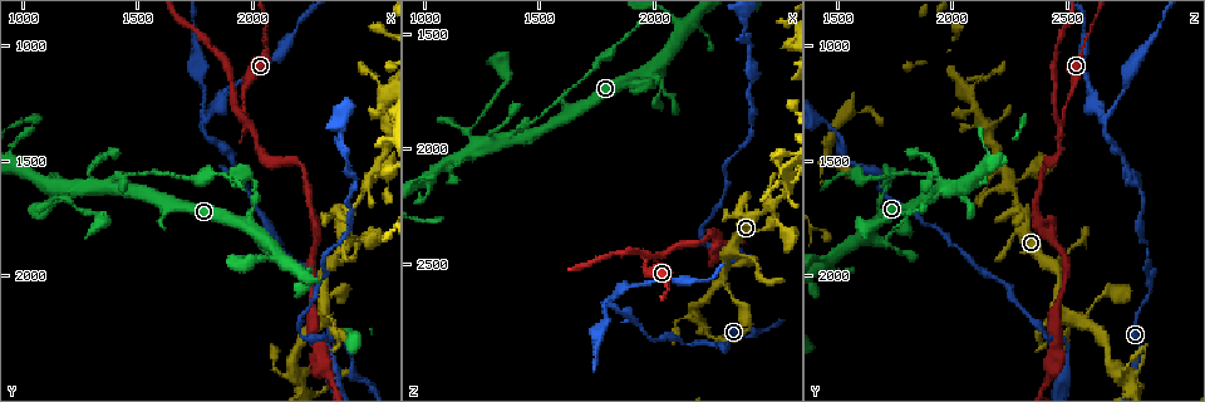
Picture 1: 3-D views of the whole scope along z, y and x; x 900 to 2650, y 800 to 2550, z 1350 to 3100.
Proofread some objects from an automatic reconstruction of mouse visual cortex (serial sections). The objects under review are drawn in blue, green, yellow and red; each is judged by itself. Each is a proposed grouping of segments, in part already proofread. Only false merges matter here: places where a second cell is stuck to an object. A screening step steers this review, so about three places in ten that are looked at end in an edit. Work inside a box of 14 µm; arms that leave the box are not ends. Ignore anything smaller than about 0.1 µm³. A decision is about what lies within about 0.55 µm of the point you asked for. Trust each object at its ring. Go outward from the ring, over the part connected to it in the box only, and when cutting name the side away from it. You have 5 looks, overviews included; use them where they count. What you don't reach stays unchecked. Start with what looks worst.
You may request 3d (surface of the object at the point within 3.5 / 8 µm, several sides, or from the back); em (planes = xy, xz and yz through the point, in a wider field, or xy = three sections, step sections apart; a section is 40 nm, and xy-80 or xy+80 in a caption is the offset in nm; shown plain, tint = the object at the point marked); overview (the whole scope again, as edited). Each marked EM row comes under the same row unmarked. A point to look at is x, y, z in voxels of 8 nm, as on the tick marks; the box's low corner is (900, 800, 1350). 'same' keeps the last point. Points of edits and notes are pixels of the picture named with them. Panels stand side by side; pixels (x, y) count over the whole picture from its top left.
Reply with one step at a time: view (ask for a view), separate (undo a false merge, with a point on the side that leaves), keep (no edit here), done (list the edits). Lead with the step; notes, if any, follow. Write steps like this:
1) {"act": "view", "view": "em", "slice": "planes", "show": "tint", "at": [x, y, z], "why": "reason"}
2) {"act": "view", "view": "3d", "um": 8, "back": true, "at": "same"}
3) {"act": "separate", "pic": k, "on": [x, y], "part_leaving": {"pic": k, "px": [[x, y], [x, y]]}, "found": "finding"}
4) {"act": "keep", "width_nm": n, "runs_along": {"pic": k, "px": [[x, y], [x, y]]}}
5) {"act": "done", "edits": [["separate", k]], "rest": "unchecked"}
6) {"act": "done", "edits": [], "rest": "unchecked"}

{"act": "view", "view": "3d", "um": 3.5, "at": [1980, 1330, 2460], "why": "a fork"}

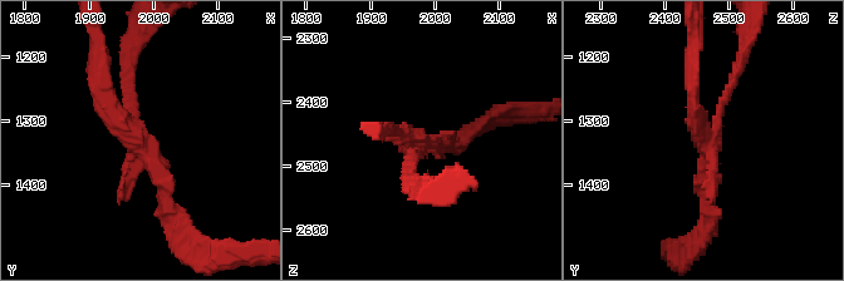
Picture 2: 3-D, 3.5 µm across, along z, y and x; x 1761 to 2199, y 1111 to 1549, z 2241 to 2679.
{"act": "separate", "pic": 2, "on": [109, 99], "part_leaving": {"pic": 2, "px": [[135, 137], [157, 168], [189, 249]]}, "found": "a second cell is stuck on"}

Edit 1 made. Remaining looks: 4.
{"act": "view", "view": "3d", "um": 8, "at": [1450, 1620, 1930], "why": "thin arm on a thick one"}

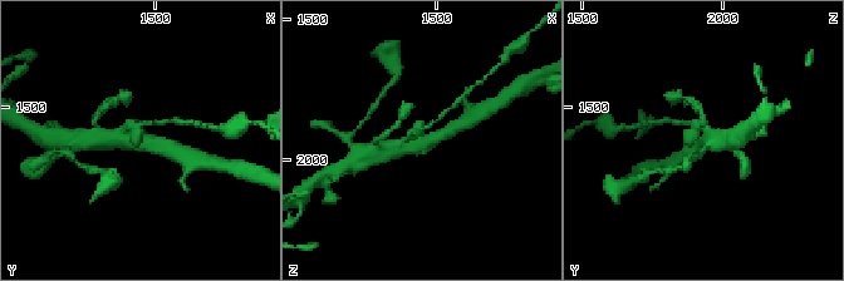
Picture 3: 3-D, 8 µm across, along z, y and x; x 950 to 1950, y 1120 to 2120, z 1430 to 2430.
{"act": "view", "view": "3d", "um": 3.5, "at": [1460, 1610, 1930], "why": "zoom in"}

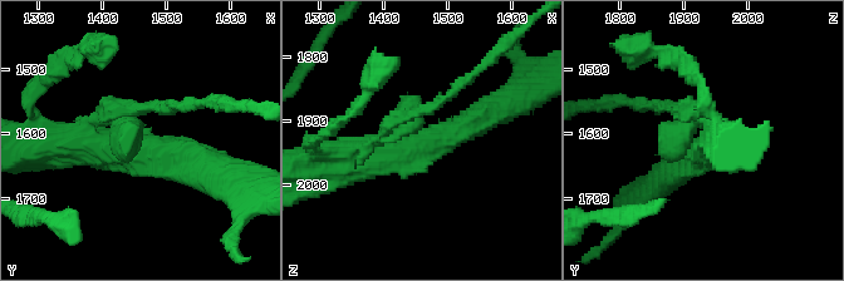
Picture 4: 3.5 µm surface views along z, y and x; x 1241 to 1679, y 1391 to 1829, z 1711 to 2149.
{"act": "view", "view": "em", "slice": "xy", "step": 3, "show": "tint", "at": [1455, 1615, 1935]}

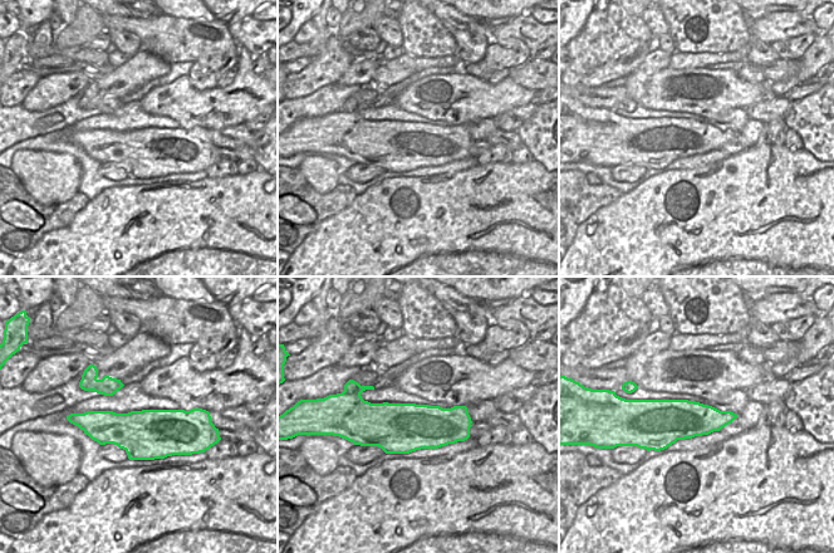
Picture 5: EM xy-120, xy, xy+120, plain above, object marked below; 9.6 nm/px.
{"act": "keep", "width_nm": 480, "runs_along": {"pic": 4, "px": [[491, 113], [450, 136], [337, 164]]}, "found": "all the same cell"}

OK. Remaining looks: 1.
{"act": "done", "edits": [["separate", 2]], "rest": "unchecked"}

